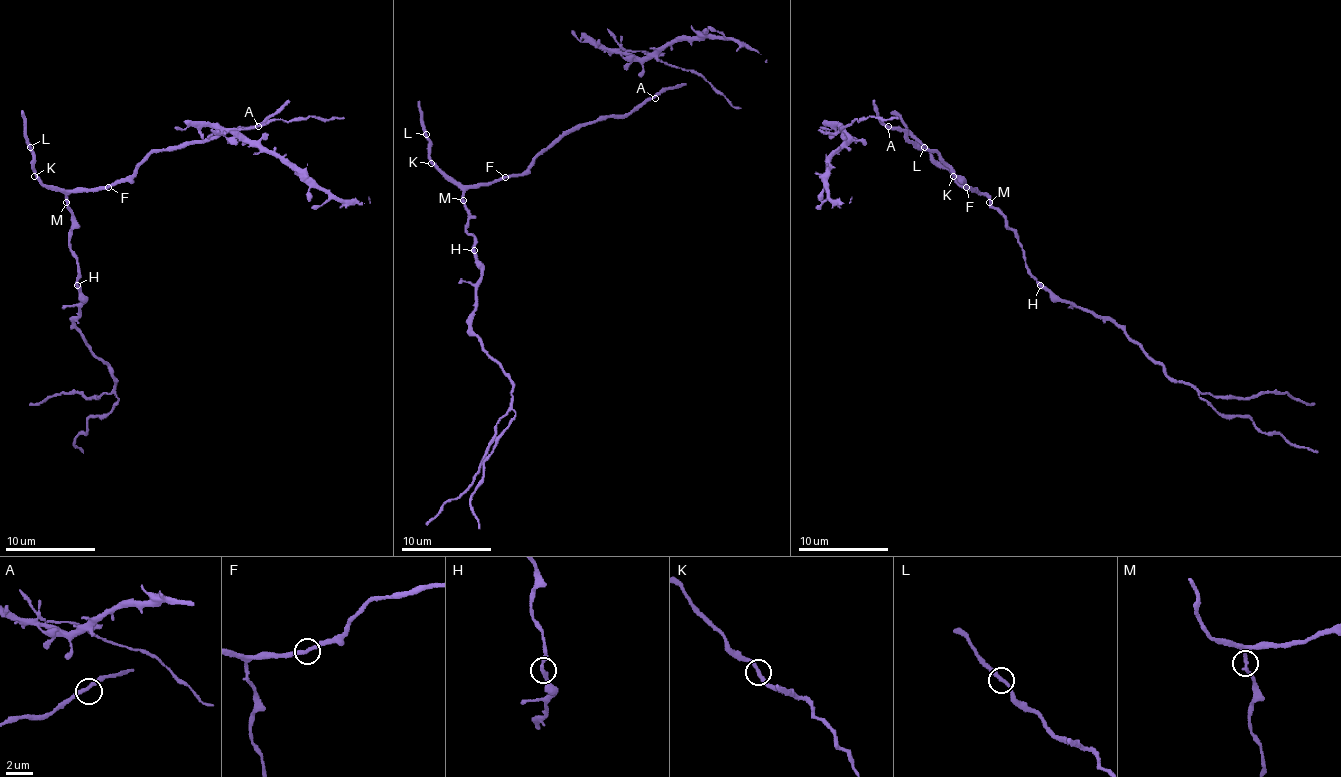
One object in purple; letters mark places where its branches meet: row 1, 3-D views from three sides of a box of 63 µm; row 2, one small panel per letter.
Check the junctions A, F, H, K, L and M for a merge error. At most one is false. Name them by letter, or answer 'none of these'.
none of these

